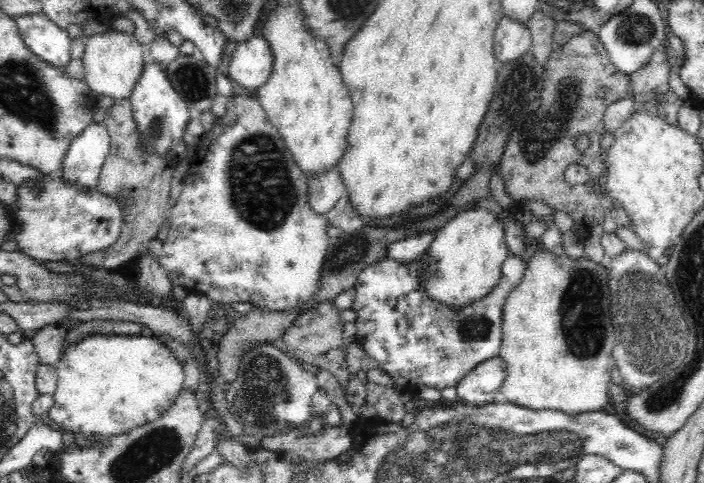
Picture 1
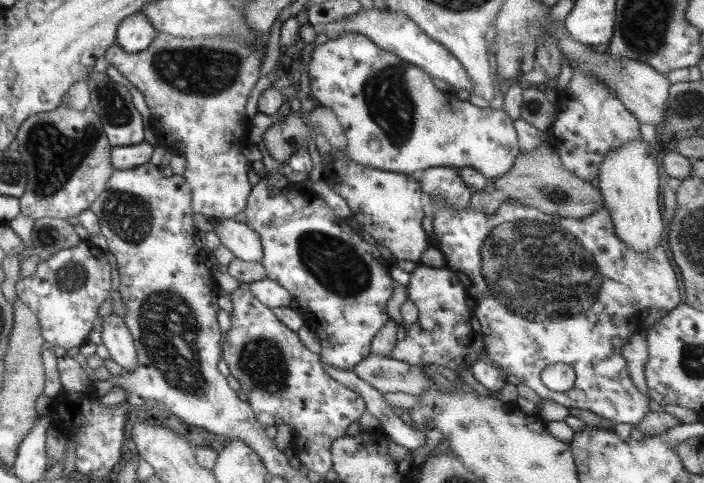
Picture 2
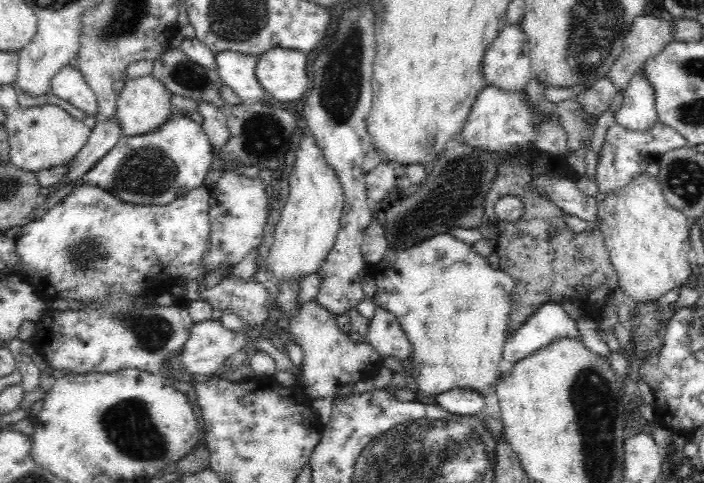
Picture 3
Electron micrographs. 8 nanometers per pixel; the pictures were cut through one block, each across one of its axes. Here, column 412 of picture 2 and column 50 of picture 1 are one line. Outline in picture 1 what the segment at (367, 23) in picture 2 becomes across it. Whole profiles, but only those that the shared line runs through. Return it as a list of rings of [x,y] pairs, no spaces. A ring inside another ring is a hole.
[[[32,13],[12,19],[18,27],[18,35],[39,60],[44,60],[55,68],[65,68],[72,60],[68,32],[48,21],[44,13]]]

